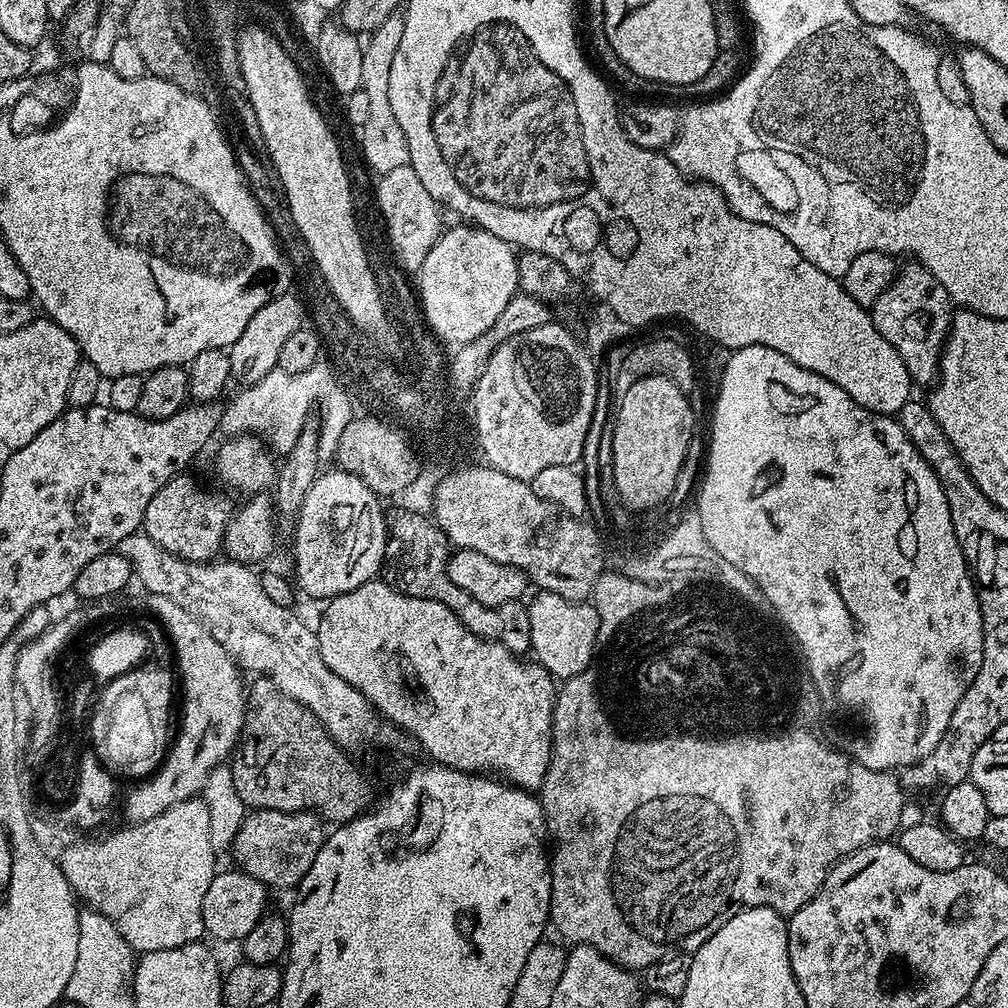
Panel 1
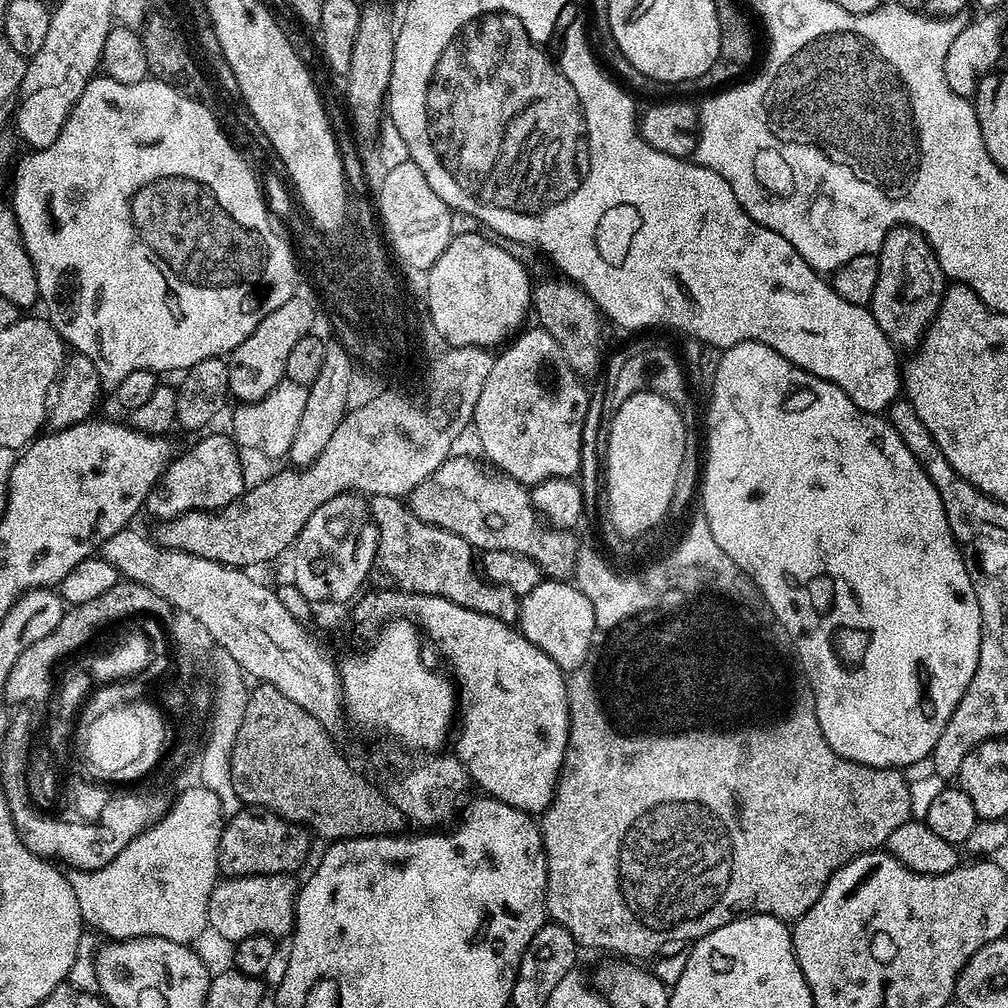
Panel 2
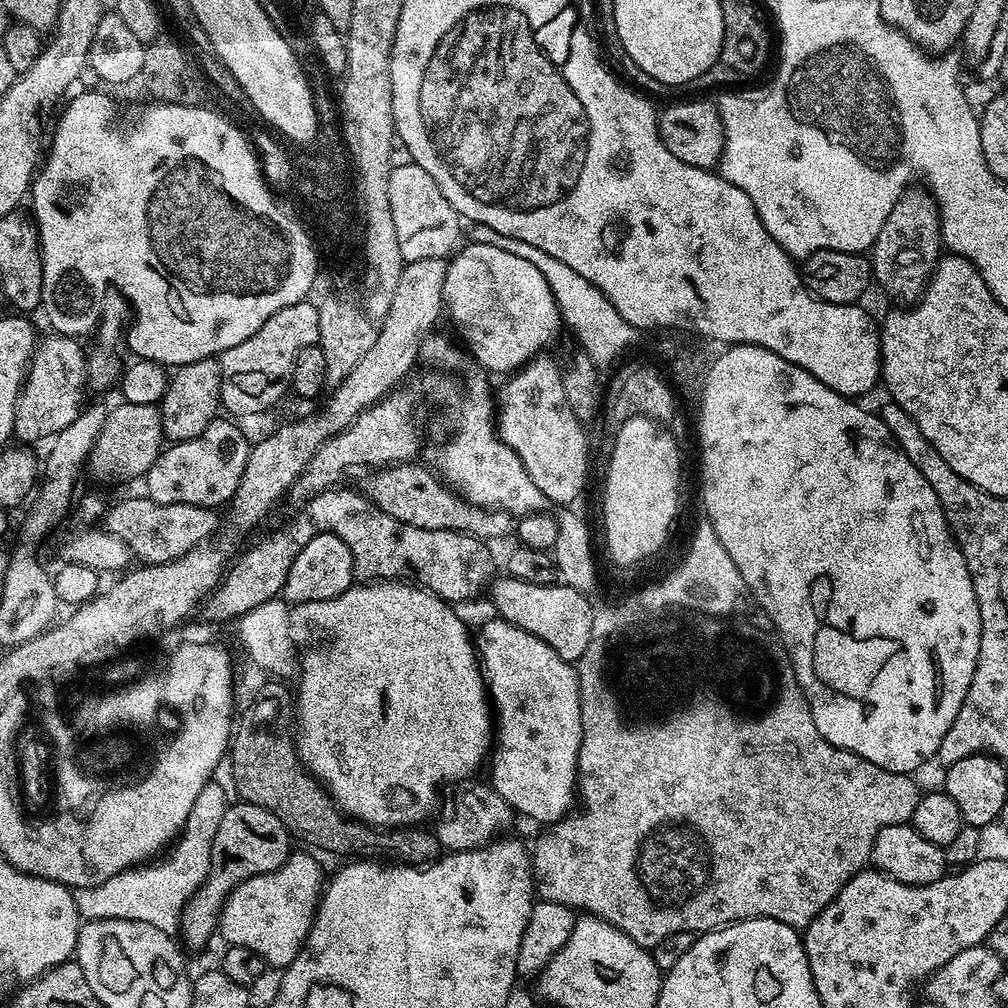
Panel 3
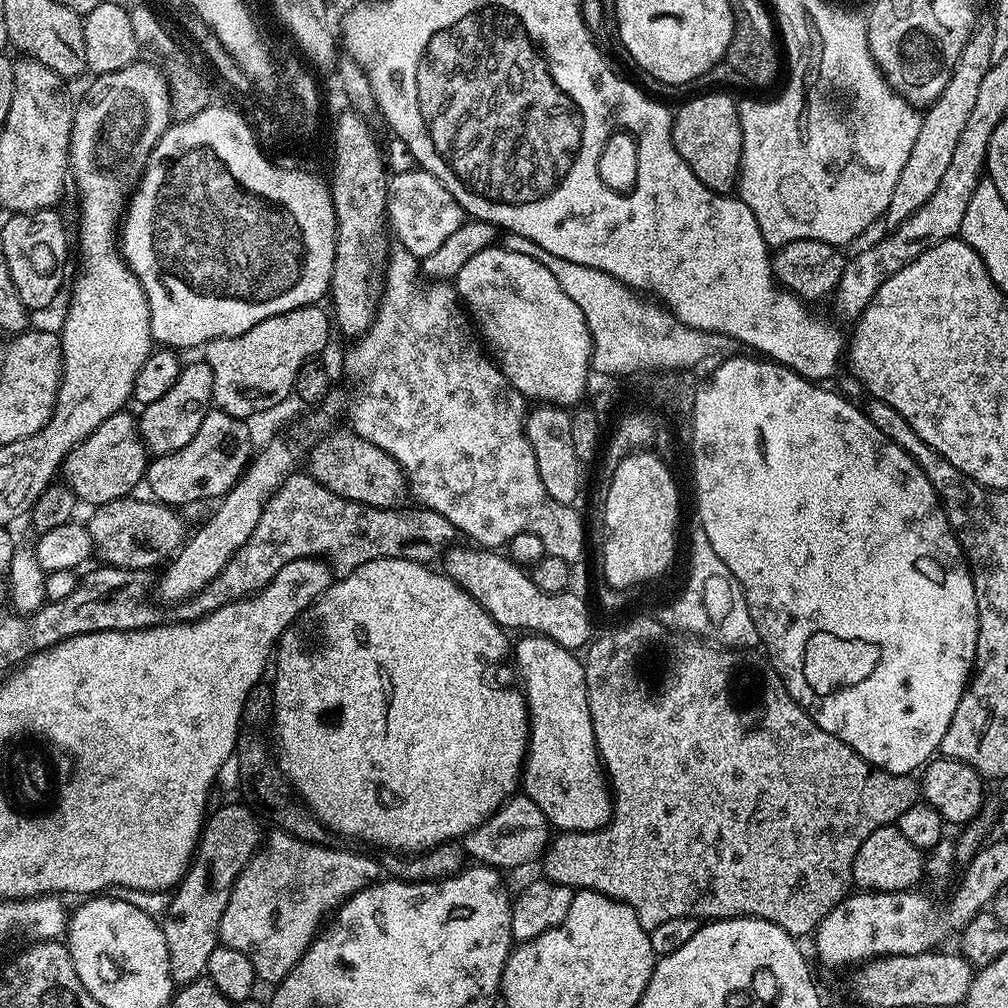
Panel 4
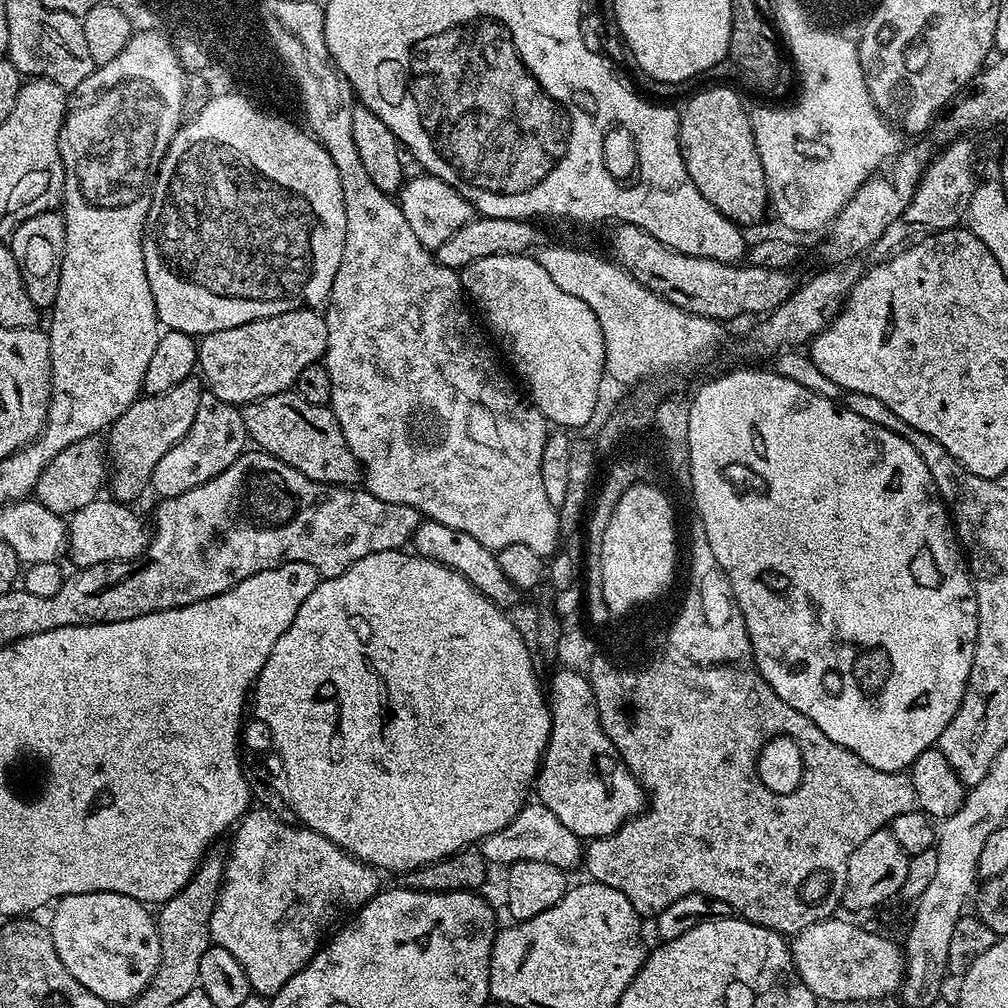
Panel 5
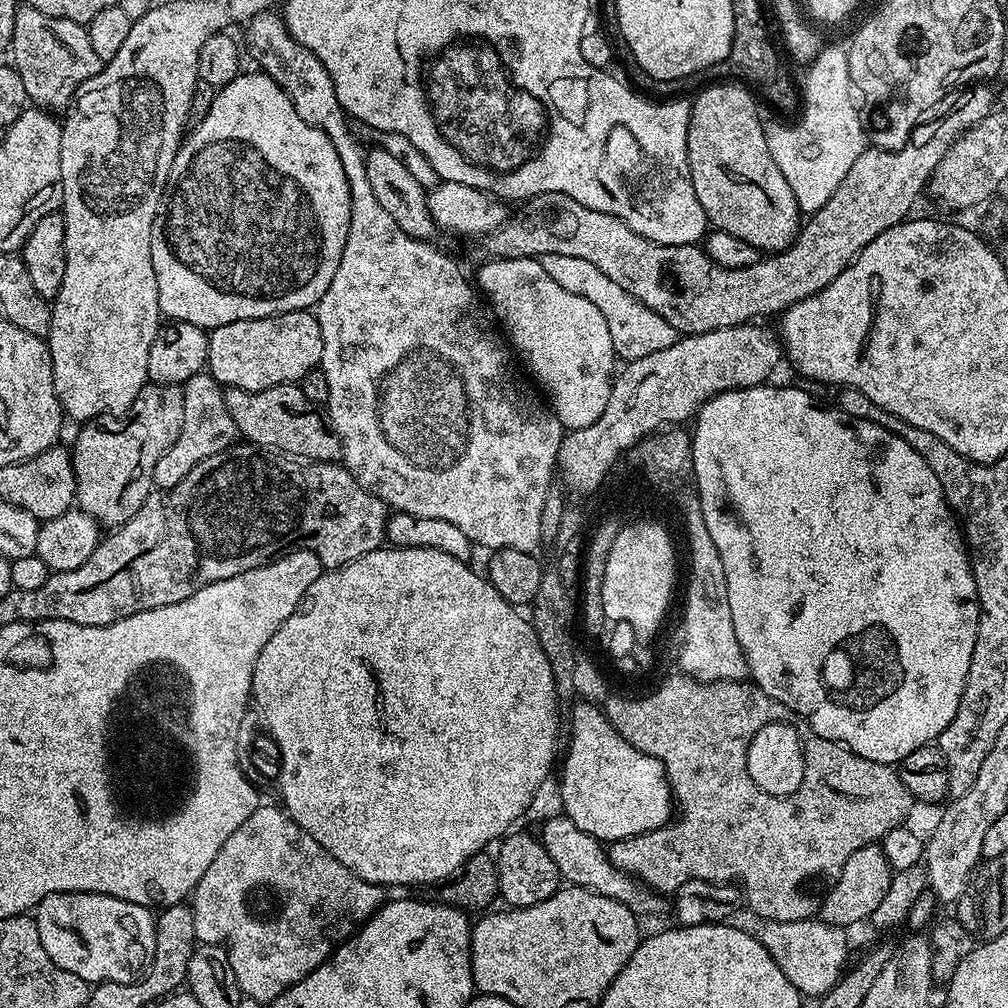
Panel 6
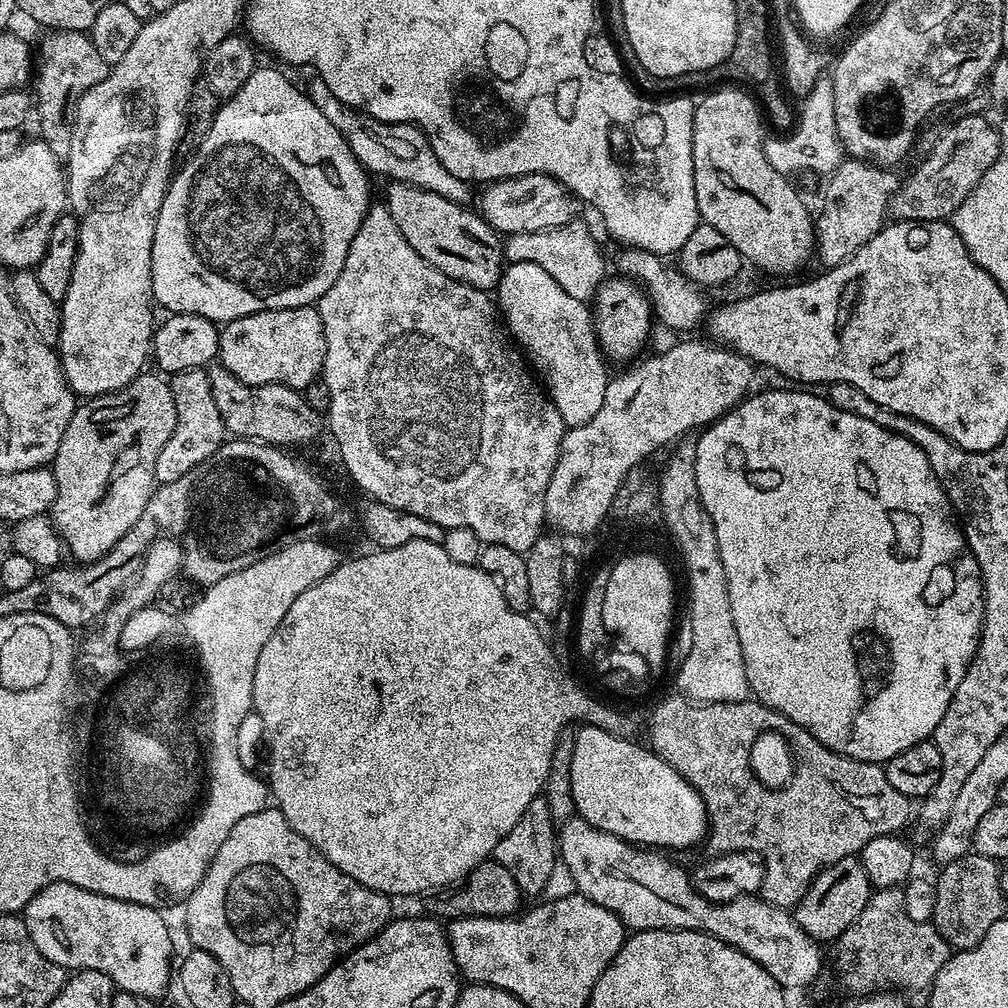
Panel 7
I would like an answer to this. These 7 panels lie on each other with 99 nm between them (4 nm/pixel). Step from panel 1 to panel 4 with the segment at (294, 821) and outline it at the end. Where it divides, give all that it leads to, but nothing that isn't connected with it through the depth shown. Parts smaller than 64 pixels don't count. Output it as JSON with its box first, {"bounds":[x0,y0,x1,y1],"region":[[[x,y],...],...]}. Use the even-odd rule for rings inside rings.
{"bounds":[162,803,262,986],"region":[[[239,803],[224,804],[205,819],[194,863],[171,893],[162,916],[164,937],[172,953],[172,978],[180,986],[207,973],[210,954],[218,947],[222,914],[230,902],[234,882],[262,848],[261,817],[247,803]]]}

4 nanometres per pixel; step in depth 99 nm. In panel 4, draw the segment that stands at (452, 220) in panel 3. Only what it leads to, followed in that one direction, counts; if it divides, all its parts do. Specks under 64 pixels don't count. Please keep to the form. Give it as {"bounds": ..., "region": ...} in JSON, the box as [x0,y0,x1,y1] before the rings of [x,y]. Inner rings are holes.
{"bounds":[387,172,466,258],"region":[[[400,172],[388,181],[388,214],[387,223],[390,232],[397,236],[399,247],[404,248],[417,258],[434,254],[460,224],[465,223],[466,213],[456,200],[456,192],[442,186],[438,178],[429,172]]]}

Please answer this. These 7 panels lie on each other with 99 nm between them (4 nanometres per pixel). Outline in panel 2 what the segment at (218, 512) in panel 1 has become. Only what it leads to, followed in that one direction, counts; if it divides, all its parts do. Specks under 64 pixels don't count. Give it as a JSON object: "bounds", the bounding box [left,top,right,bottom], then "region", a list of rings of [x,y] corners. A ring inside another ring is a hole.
{"bounds":[146,435,246,521],"region":[[[227,435],[202,437],[168,465],[159,485],[150,490],[146,512],[161,521],[187,512],[214,512],[225,508],[246,491],[239,454],[237,445]]]}

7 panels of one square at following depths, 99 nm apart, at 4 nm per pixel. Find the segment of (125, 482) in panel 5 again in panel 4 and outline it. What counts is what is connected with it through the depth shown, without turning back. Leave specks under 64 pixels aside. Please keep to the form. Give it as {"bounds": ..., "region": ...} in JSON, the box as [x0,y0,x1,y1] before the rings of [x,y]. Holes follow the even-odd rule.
{"bounds":[139,358,214,456],"region":[[[196,358],[193,364],[185,363],[181,367],[178,378],[158,402],[150,402],[143,405],[139,413],[140,438],[144,441],[144,447],[149,453],[156,456],[165,456],[167,452],[182,450],[194,434],[198,434],[198,426],[202,426],[202,418],[213,407],[212,391],[214,390],[214,374],[210,366],[202,358]]]}

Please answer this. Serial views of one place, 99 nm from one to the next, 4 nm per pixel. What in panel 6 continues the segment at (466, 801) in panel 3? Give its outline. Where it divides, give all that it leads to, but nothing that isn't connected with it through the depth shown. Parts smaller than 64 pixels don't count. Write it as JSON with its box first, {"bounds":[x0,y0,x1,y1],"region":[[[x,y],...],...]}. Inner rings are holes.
{"bounds":[538,814,661,914],"region":[[[557,814],[550,817],[545,822],[544,829],[539,829],[538,835],[544,844],[546,854],[554,858],[554,866],[558,866],[561,877],[569,885],[597,892],[606,898],[614,898],[637,914],[659,910],[661,897],[641,886],[622,870],[618,870],[610,862],[605,845],[590,834],[586,834],[586,830],[578,830],[578,826],[574,826],[574,822],[570,822],[568,816]]]}

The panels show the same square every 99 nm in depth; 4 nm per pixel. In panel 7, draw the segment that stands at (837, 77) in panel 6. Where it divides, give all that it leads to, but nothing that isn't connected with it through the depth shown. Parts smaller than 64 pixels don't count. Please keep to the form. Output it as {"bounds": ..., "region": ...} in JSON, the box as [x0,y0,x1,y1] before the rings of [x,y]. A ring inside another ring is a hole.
{"bounds":[764,78,842,174],"region":[[[821,78],[808,96],[803,97],[804,109],[799,109],[798,123],[781,140],[767,141],[764,153],[774,170],[785,174],[792,172],[824,172],[830,174],[840,165],[842,145],[836,129],[836,107],[832,93],[832,81]]]}

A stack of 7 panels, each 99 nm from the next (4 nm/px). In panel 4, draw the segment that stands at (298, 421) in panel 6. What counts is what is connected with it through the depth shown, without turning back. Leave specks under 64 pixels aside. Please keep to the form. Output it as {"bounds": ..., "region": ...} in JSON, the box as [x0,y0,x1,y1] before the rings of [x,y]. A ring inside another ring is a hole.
{"bounds":[306,426,409,508],"region":[[[336,426],[327,434],[319,437],[306,456],[307,471],[326,490],[338,494],[347,500],[353,500],[375,508],[398,508],[409,499],[408,479],[400,464],[386,454],[374,442],[366,442],[351,427]]]}

